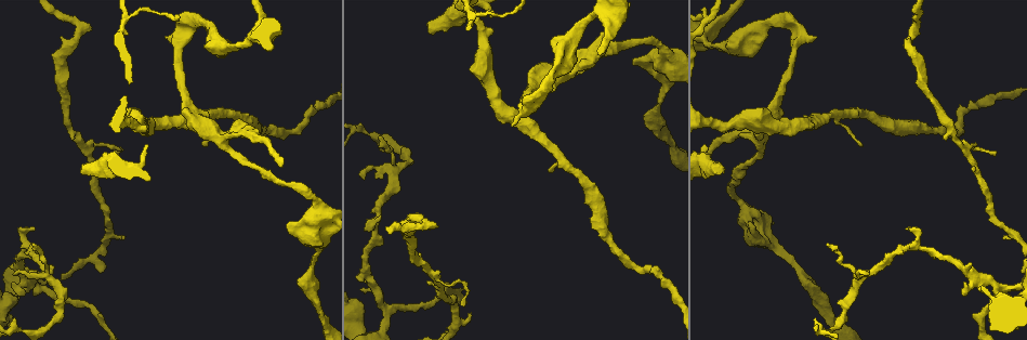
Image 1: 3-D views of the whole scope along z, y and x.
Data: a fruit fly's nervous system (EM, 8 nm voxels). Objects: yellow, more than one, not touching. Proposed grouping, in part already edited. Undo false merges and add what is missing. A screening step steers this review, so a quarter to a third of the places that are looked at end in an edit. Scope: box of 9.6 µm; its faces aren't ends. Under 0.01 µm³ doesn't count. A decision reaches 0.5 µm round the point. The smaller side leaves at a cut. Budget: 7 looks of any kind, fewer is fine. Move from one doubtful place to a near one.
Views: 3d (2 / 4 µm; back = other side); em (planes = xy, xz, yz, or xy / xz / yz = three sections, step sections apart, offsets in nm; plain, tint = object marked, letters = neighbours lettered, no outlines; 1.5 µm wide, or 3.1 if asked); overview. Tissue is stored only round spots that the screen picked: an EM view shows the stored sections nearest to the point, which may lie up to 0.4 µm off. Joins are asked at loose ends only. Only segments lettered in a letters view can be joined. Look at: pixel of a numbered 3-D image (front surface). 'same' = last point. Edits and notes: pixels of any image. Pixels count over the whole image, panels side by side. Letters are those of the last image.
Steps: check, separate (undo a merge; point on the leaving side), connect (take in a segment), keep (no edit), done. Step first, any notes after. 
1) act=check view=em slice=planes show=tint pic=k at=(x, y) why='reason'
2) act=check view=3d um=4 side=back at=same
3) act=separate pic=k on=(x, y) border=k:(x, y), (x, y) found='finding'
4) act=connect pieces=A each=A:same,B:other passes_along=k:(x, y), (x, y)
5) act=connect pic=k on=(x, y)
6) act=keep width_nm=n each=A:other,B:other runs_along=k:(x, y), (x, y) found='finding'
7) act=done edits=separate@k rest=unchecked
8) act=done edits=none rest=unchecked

act=check view=em slice=planes show=plain pic=1 at=(735, 198) why='sudden change in width'

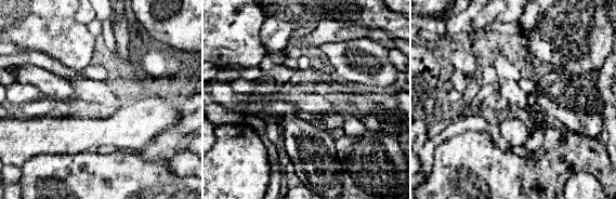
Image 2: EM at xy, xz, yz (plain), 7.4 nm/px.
act=check view=em slice=planes show=letters at=same why='see the neighbours'

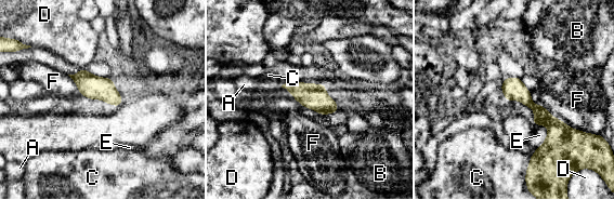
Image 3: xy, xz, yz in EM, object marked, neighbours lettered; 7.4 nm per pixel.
act=keep longest_contact=F:400nm each=A:other,B:other,C:other,D:other,E:other,F:other border=3:(538, 104), (552, 116), (584, 132) found='continuous, no second neuron'

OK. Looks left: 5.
act=check view=3d um=2 pic=1 at=(711, 46) why='thick turns thin'

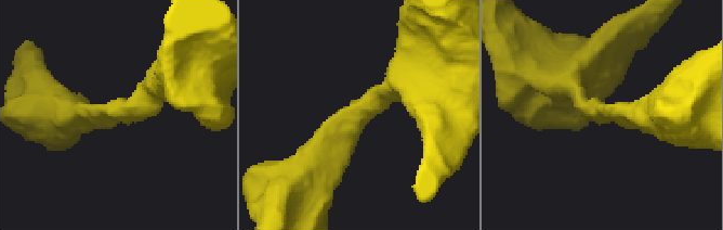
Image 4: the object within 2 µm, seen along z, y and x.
act=check view=em slice=yz step=4 show=tint pic=4 at=(120, 108) arm_widths_nm=380,440 why='shape alone is not enough'

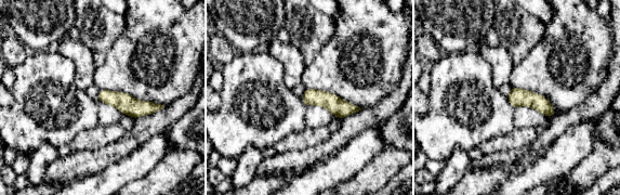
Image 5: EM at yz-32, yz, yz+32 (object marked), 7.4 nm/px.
act=check view=em slice=xz step=4 show=letters at=same why='another direction'

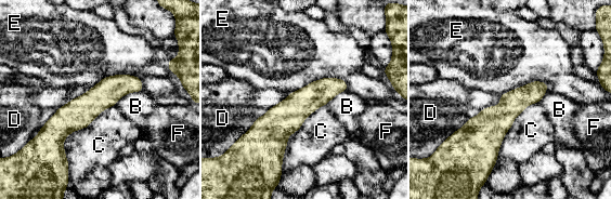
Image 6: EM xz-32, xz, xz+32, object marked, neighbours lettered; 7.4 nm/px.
act=keep width_nm=180 each=B:other,C:other,D:other,E:other,F:other border=6:(115, 105), (65, 137), (67, 169) found='one neuron here'

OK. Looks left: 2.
act=check view=em slice=xy step=8 show=letters pic=1 at=(724, 170)

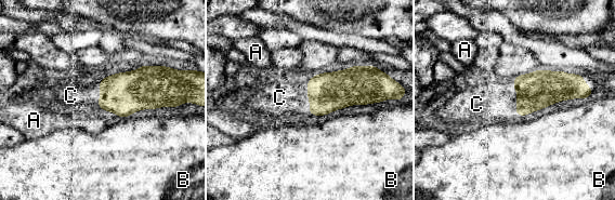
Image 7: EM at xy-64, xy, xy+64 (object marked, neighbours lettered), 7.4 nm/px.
act=connect pieces=C each=A:other,B:other,C:same found='the neuron continues'

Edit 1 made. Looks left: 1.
act=done edits=connect@7 rest=unchecked

